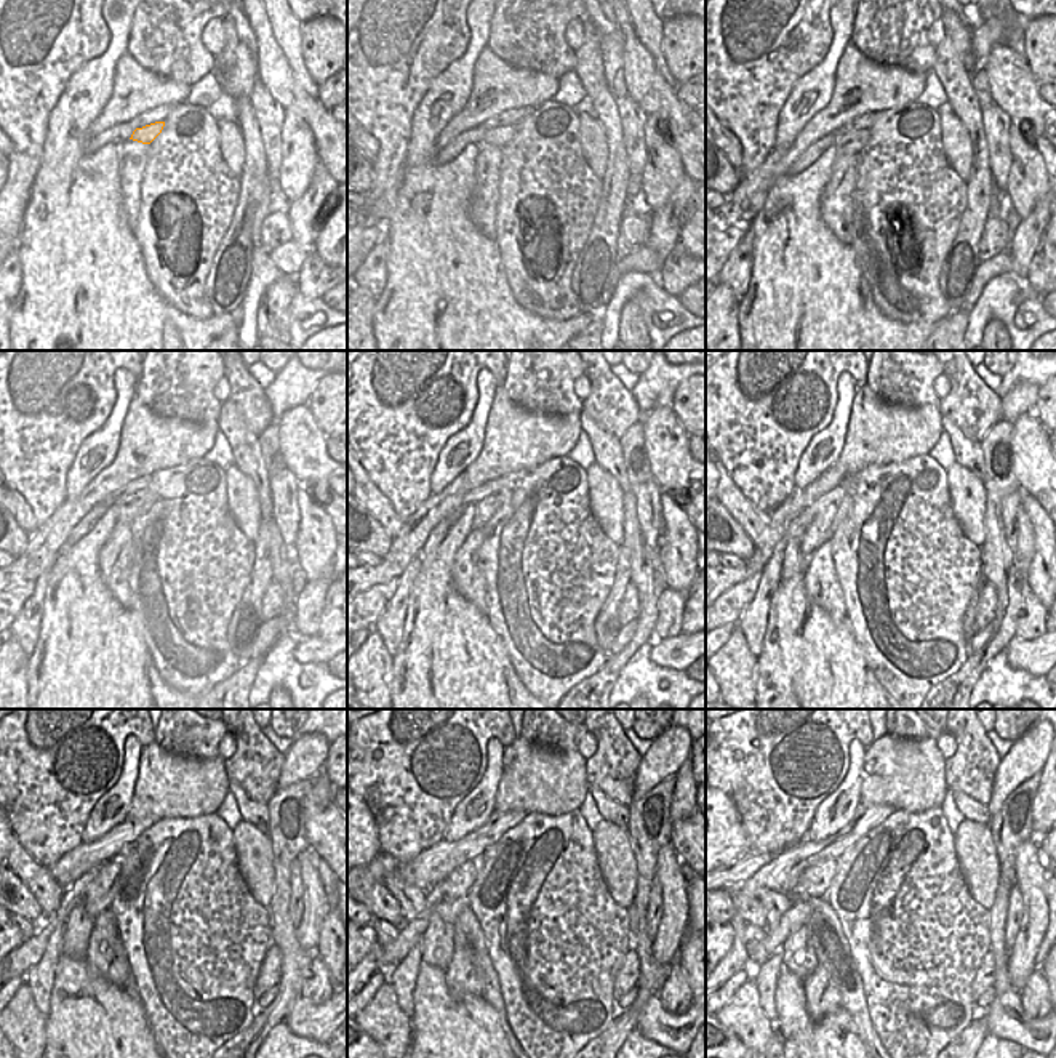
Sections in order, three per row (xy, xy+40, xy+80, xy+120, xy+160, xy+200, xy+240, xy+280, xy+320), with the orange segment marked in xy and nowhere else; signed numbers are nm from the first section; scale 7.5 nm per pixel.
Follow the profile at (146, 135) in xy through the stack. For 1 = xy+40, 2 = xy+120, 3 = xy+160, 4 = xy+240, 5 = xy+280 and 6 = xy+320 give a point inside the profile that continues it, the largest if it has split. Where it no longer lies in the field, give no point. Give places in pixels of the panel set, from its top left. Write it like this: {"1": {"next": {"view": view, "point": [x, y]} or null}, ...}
{"1": {"next": {"view": "xy+40", "point": [500, 136]}}, "2": {"next": {"view": "xy+120", "point": [130, 508]}}, "3": {"next": {"view": "xy+160", "point": [485, 509]}}, "4": {"next": {"view": "xy+240", "point": [92, 905]}}, "5": {"next": {"view": "xy+280", "point": [448, 908]}}, "6": {"next": {"view": "xy+320", "point": [799, 913]}}}

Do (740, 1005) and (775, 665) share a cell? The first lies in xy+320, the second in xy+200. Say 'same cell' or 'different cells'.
different cells

